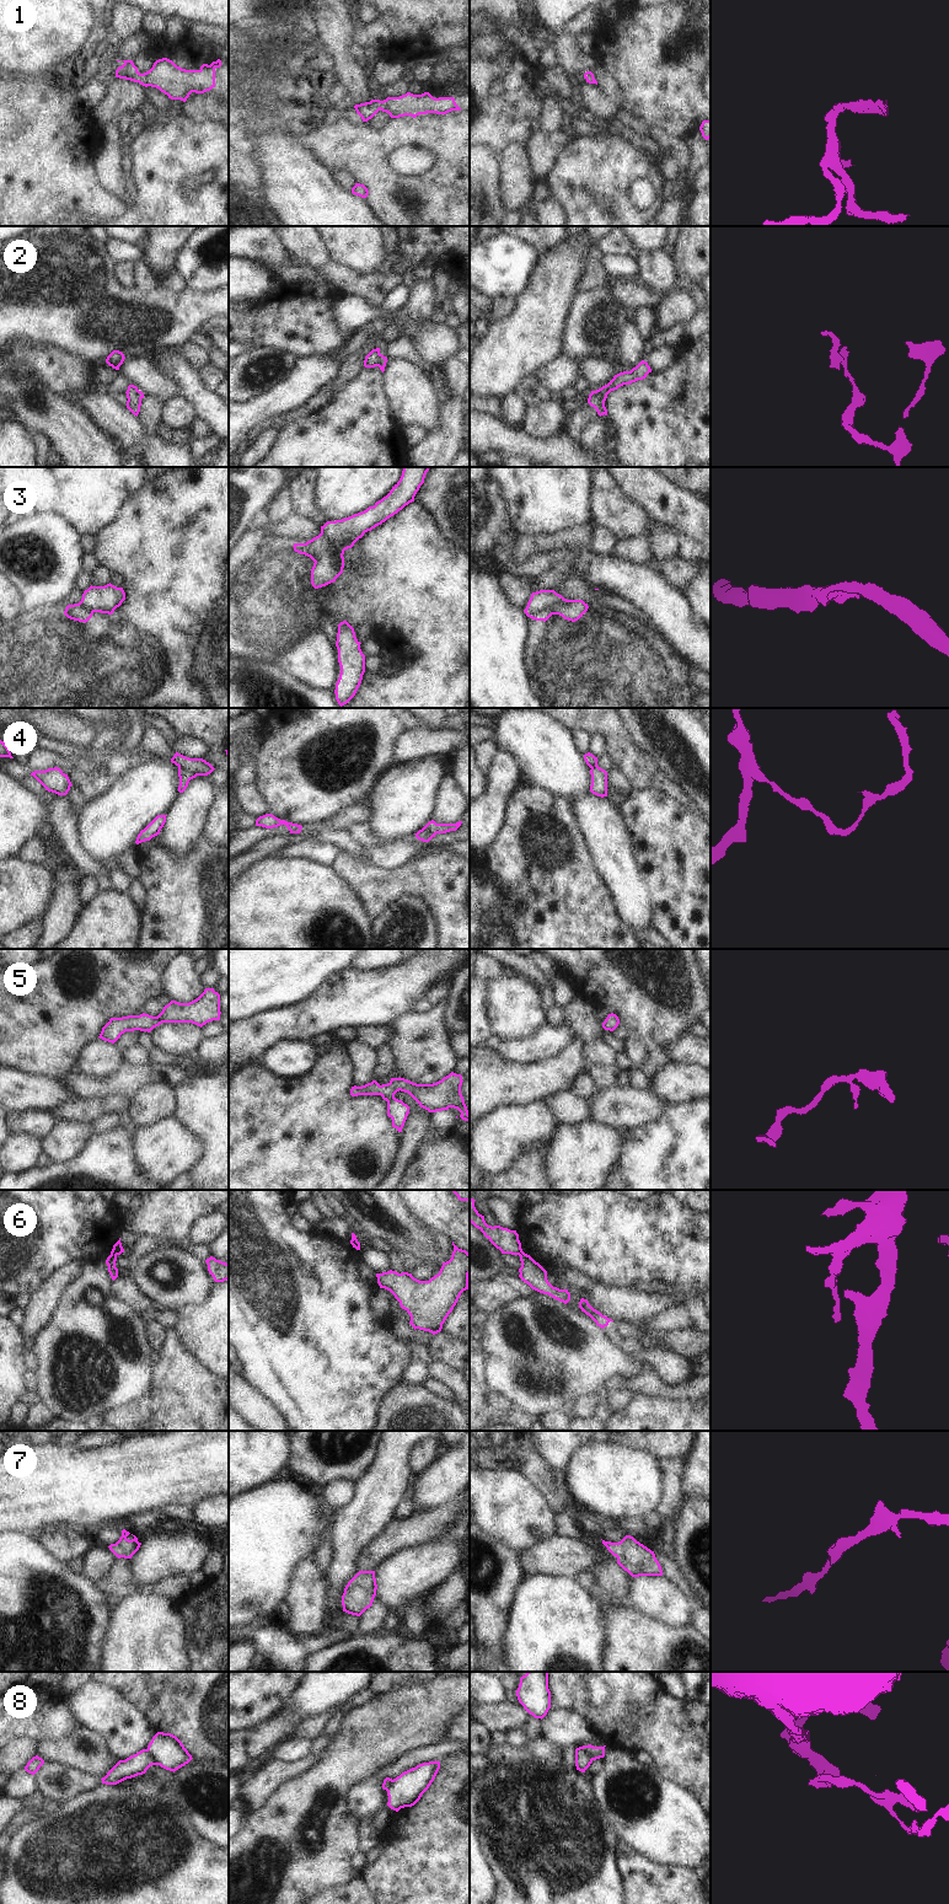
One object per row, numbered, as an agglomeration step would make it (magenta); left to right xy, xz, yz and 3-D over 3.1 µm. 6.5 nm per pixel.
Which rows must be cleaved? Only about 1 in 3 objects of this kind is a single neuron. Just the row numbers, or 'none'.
2, 3, 4, 6, 8

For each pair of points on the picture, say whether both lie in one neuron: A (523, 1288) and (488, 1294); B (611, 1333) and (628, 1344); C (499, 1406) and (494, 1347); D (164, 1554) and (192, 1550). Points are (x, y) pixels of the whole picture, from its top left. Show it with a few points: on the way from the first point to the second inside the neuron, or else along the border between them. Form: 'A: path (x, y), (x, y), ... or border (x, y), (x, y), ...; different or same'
A: path (514, 1288), (497, 1290); same
B: path (615, 1336), (625, 1344); same
C: border (484, 1371), (486, 1387), (523, 1411); different
D: path (171, 1554), (185, 1553); same

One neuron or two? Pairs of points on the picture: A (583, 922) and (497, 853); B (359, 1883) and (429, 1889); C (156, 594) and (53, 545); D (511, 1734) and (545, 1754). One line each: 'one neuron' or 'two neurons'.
A: one neuron
B: two neurons
C: two neurons
D: two neurons

